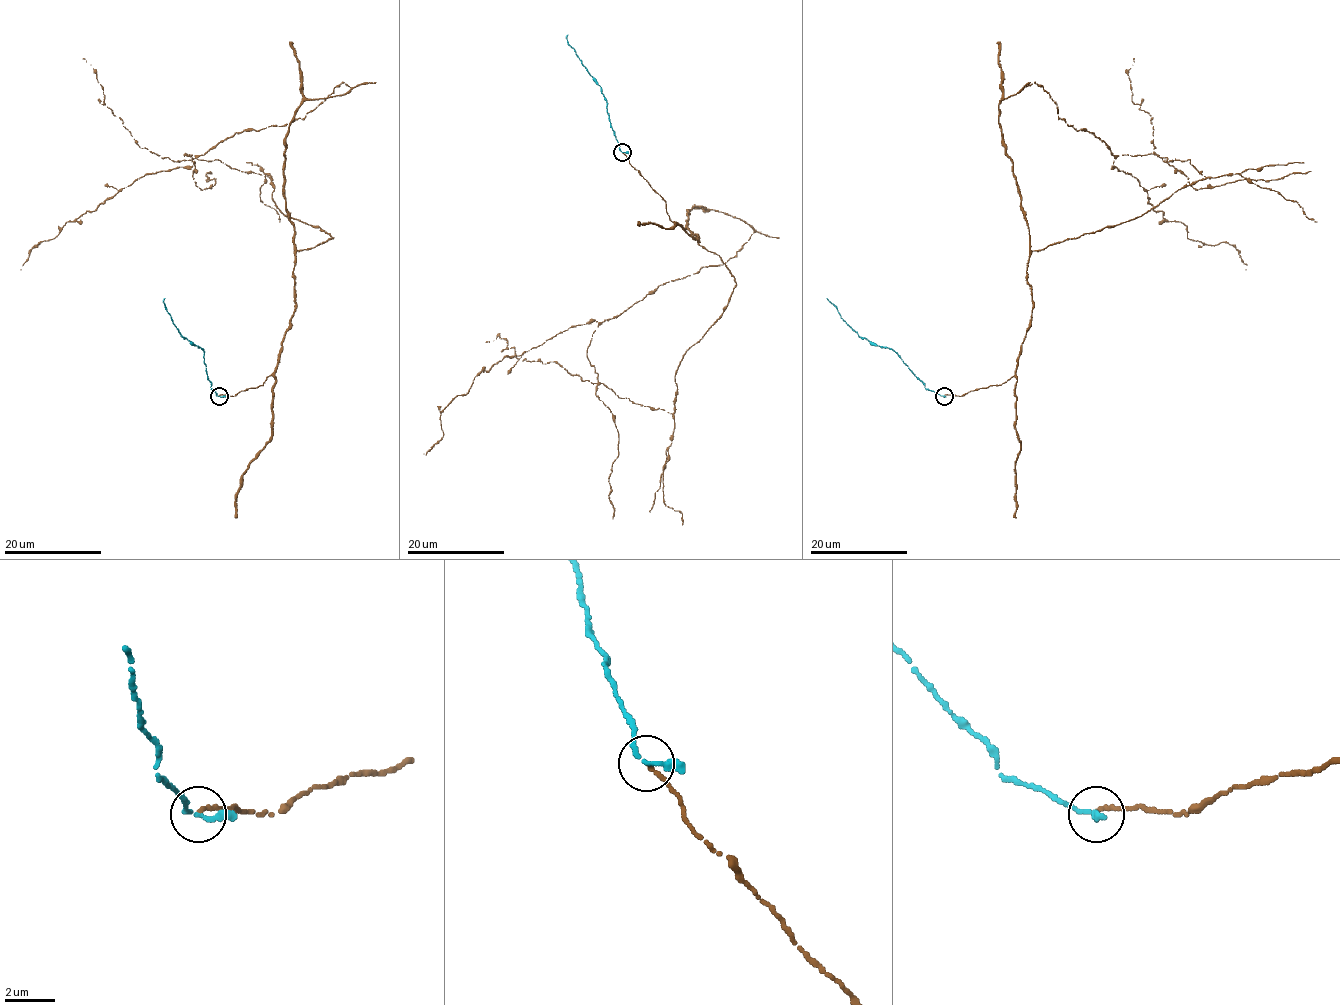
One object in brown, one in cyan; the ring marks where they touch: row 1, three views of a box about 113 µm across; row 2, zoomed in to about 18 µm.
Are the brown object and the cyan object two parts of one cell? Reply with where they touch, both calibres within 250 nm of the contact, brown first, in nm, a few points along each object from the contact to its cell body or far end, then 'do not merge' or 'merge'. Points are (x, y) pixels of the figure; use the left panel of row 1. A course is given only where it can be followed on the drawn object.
at (219, 396); 180 nm thick on the brown side, 190 nm on the other; brown runs (219, 395), (275, 368), (296, 293), (286, 134), (304, 101), (344, 83), (304, 118), (146, 174), (21, 270); cyan runs (219, 396), (210, 388), (203, 351), (184, 338), (164, 306), (164, 298); merge

